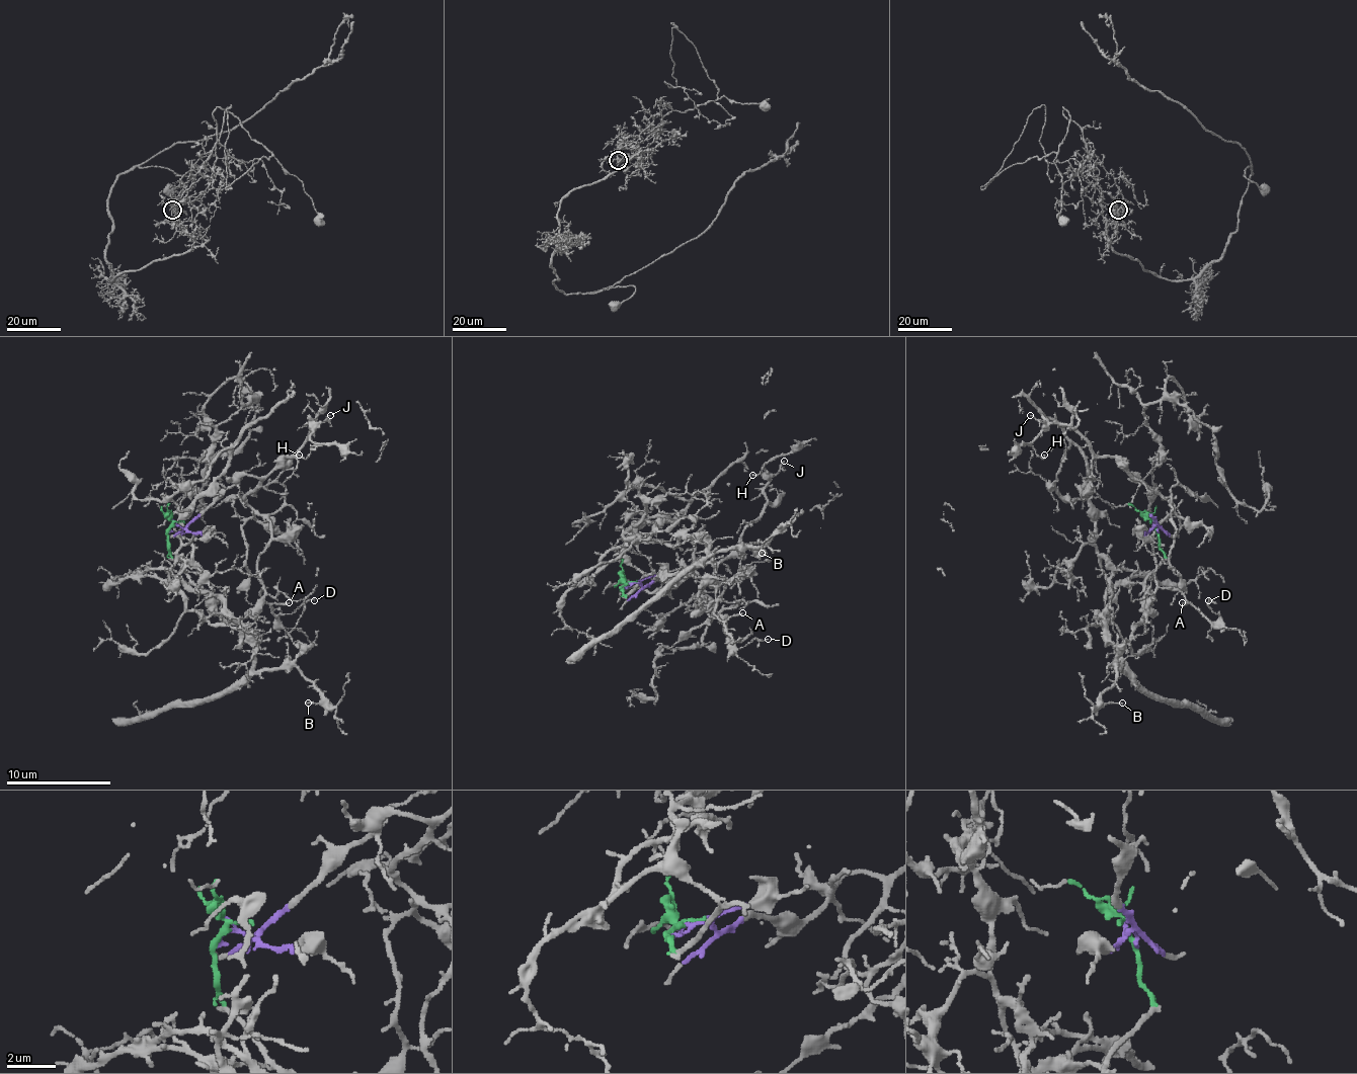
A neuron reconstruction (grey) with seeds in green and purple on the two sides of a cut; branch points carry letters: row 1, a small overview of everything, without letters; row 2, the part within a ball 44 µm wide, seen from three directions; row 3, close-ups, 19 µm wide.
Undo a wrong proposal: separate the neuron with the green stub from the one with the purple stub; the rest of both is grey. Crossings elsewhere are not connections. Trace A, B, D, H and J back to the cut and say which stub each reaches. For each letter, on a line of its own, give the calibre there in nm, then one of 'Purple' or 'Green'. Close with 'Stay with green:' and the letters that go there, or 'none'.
A: Thickness 140 nm. Purple
B: Thickness 110 nm. Green
D: Thickness 80 nm. Purple
H: Thickness 100 nm. Purple
J: Thickness 70 nm. Purple
Stay with green: B

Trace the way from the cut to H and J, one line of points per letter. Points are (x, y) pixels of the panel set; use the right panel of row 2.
H: (1155, 525), (1150, 488), (1113, 457), (1098, 457), (1068, 425), (1055, 423), (1032, 446), (1040, 457), (1045, 455)
J: (1155, 525), (1152, 527), (1150, 488), (1113, 457), (1098, 457), (1068, 425), (1029, 415)

